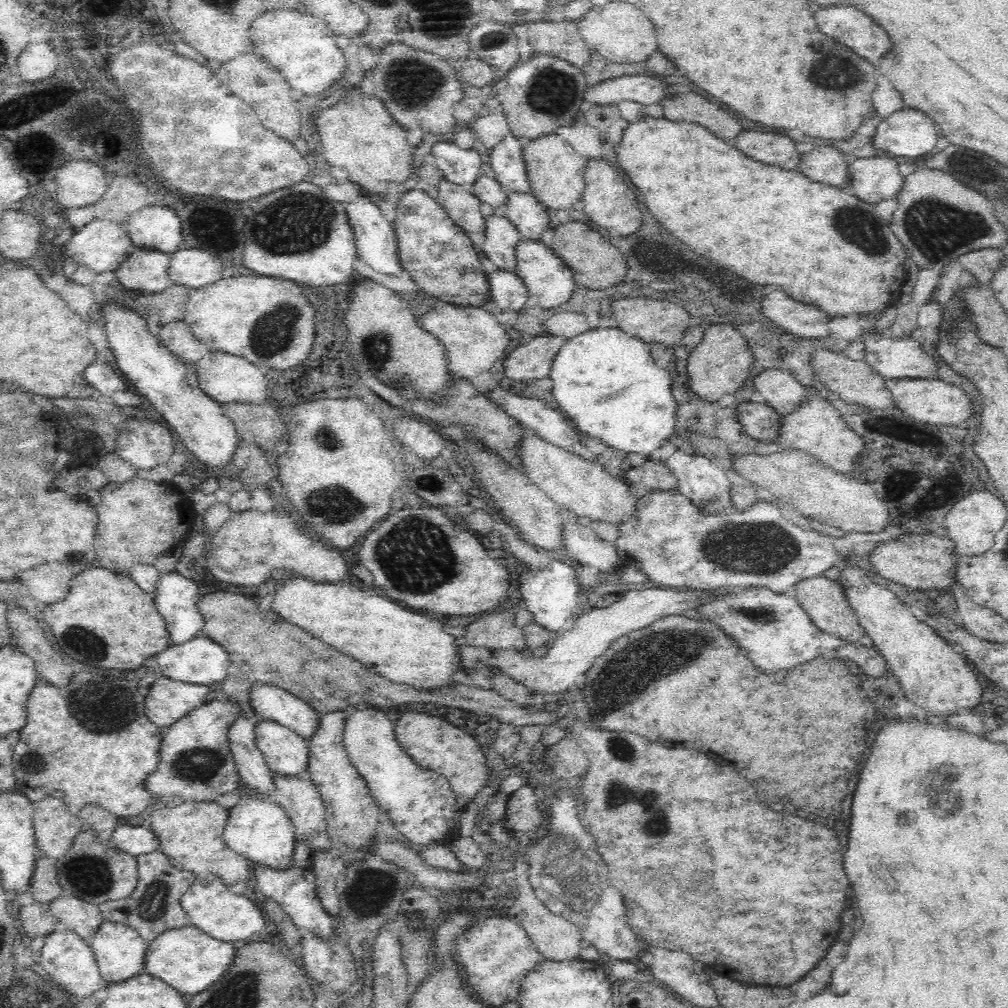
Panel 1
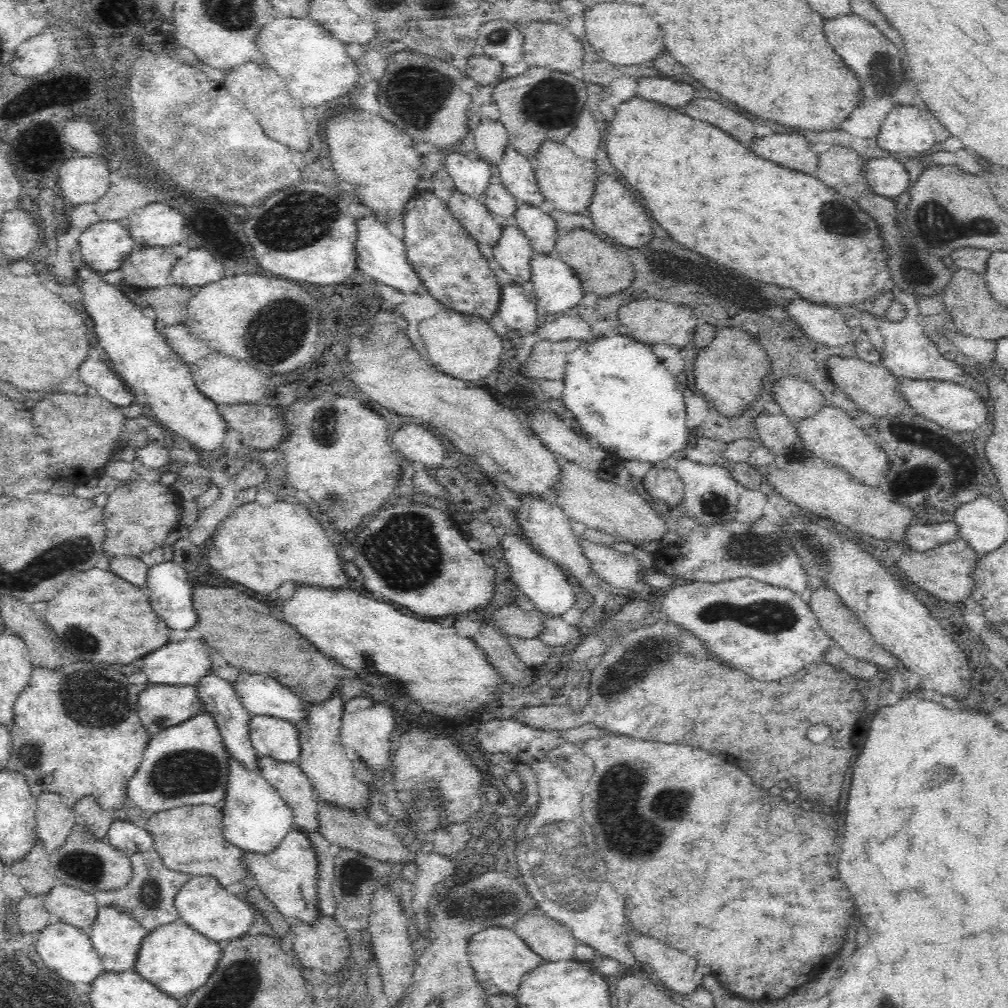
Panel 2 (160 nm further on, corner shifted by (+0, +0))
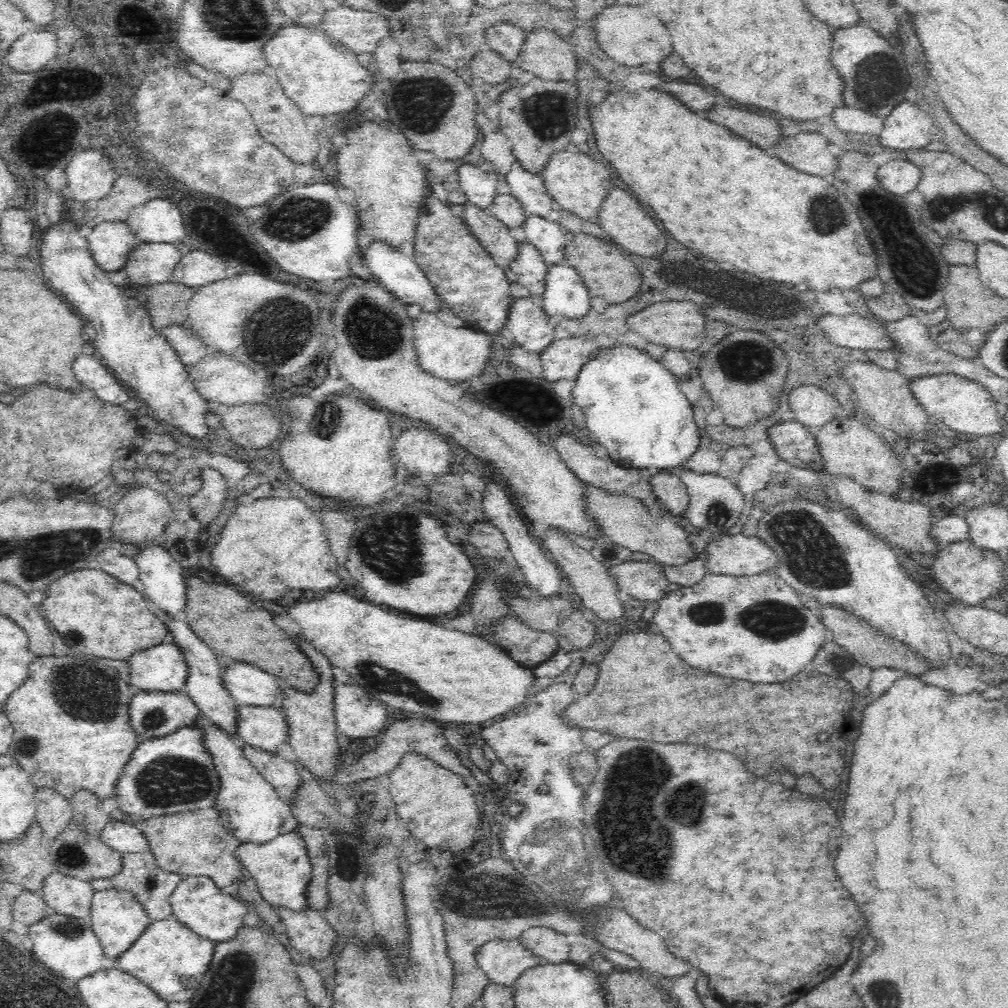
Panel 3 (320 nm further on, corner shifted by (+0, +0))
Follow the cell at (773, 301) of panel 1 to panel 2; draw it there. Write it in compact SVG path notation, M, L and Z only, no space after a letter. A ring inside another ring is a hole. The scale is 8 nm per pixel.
M794 298L794 300L790 300L788 306L786 306L786 314L796 322L796 326L798 326L808 338L818 344L838 346L856 342L856 340L852 340L849 335L849 330L847 330L845 325L845 316L842 311L835 307L817 305L816 303L811 303L809 300Z

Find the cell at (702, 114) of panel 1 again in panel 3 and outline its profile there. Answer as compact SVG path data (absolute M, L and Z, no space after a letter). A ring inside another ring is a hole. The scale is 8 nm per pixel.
M714 105L706 110L706 118L726 126L728 130L740 134L742 138L754 142L764 150L772 148L783 137L782 129L773 118L738 110L732 106Z

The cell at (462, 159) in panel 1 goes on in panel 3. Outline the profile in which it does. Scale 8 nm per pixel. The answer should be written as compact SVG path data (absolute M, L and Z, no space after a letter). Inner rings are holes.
M461 164L456 170L459 187L468 201L487 211L496 193L497 172L487 165Z

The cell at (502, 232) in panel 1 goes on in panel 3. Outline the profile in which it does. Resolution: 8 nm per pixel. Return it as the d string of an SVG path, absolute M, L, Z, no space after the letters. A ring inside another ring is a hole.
M528 240L517 244L516 256L509 262L509 270L518 276L516 282L526 286L538 300L544 292L547 268L540 251Z

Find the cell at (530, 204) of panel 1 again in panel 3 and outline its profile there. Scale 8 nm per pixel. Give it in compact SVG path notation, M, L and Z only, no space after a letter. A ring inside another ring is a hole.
M527 216L522 225L526 240L540 251L546 266L564 262L567 239L559 223L550 222L542 216Z

